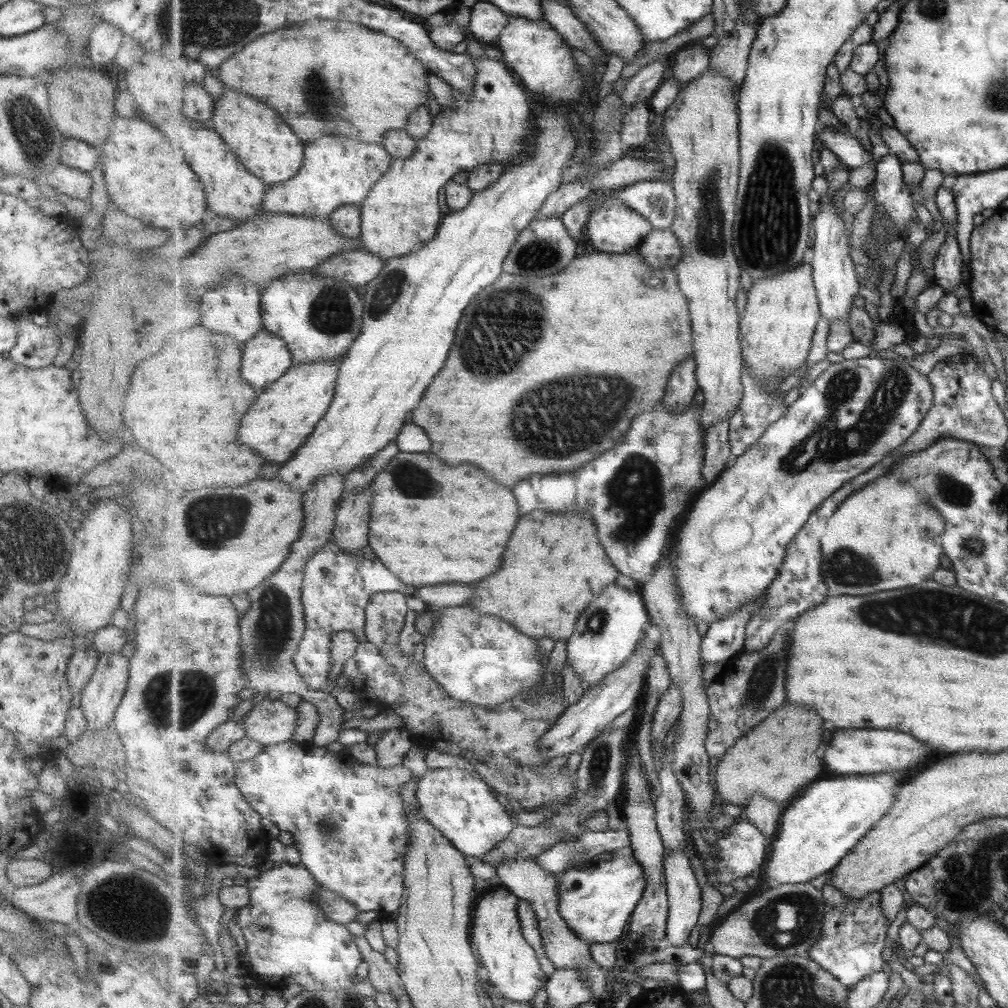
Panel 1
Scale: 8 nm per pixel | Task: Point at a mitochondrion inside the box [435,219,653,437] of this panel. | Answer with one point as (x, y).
(506, 337)

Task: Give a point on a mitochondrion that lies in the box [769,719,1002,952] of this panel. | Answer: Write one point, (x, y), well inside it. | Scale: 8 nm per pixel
(939, 889)

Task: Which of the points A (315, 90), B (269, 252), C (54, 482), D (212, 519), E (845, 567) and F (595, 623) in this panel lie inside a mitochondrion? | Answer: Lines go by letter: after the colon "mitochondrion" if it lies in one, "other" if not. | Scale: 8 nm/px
A: mitochondrion
B: other
C: other
D: mitochondrion
E: mitochondrion
F: mitochondrion

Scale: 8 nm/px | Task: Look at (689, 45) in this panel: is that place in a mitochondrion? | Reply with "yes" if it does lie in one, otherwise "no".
no

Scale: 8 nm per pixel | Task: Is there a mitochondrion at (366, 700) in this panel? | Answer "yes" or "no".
no

